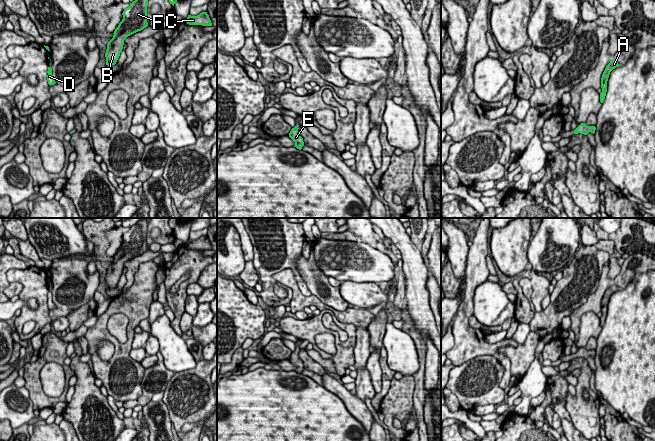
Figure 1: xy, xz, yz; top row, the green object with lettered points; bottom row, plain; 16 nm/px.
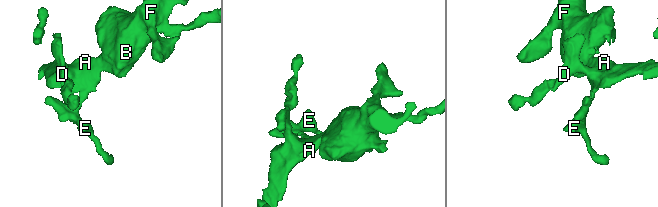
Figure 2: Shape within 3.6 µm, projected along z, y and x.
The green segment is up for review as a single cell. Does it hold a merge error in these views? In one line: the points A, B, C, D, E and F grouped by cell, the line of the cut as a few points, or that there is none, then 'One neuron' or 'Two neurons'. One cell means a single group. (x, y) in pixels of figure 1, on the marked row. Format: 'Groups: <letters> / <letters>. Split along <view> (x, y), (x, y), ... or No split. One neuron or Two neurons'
Groups: A B C D E F. No split. One neuron

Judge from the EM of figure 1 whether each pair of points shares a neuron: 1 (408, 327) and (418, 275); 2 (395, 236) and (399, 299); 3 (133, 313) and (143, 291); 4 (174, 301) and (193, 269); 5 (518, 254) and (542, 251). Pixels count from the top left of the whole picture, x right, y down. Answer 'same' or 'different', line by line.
1: different
2: different
3: same
4: same
5: different

